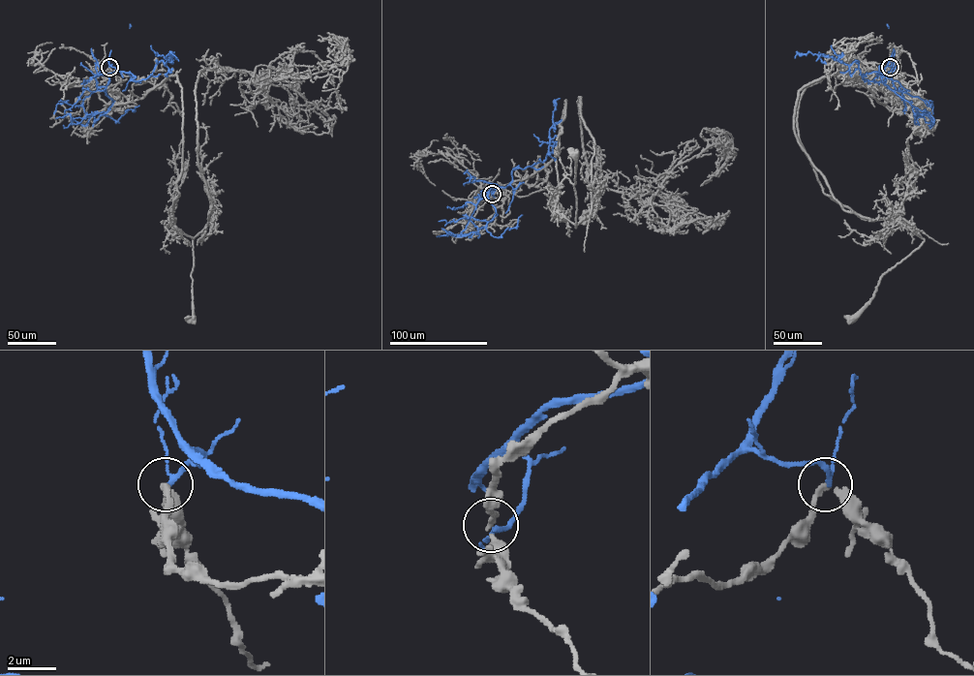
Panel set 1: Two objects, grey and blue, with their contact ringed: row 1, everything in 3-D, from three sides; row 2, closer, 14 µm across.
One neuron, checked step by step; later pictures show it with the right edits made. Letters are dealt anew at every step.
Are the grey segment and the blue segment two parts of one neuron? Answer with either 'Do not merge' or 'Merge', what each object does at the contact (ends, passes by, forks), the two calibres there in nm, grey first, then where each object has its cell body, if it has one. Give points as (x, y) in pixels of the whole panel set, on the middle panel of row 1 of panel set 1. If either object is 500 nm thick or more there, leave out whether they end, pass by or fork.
Do not merge. At the ring grey passes by. At the ring blue passes by. Thickness 180 nm (grey) against 140 nm. Soma of grey: (575, 155). Soma of blue: none

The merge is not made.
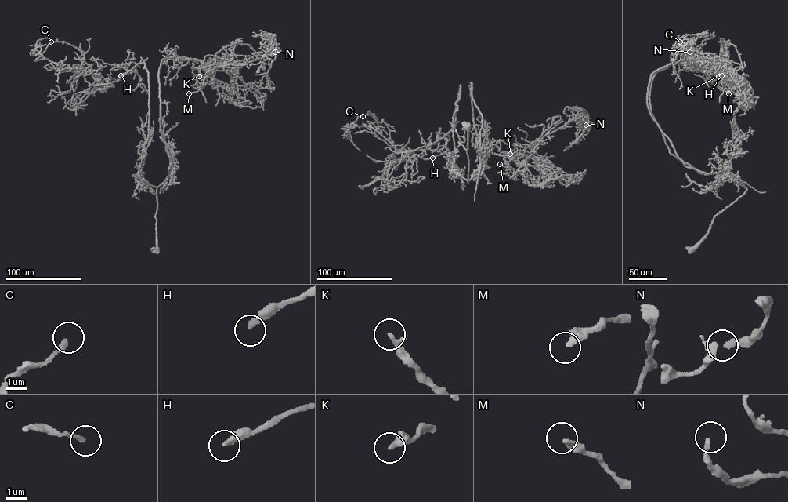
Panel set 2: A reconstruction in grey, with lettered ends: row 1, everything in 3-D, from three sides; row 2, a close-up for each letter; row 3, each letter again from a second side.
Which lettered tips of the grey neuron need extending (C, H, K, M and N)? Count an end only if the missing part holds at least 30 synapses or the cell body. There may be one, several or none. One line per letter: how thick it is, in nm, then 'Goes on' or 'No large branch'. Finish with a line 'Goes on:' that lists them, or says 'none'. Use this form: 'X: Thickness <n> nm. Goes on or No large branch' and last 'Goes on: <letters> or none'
C: Thickness 200 nm. No large branch
H: Thickness 280 nm. Goes on
K: Thickness 240 nm. No large branch
M: Thickness 320 nm. No large branch
N: Thickness 240 nm. No large branch
Goes on: H

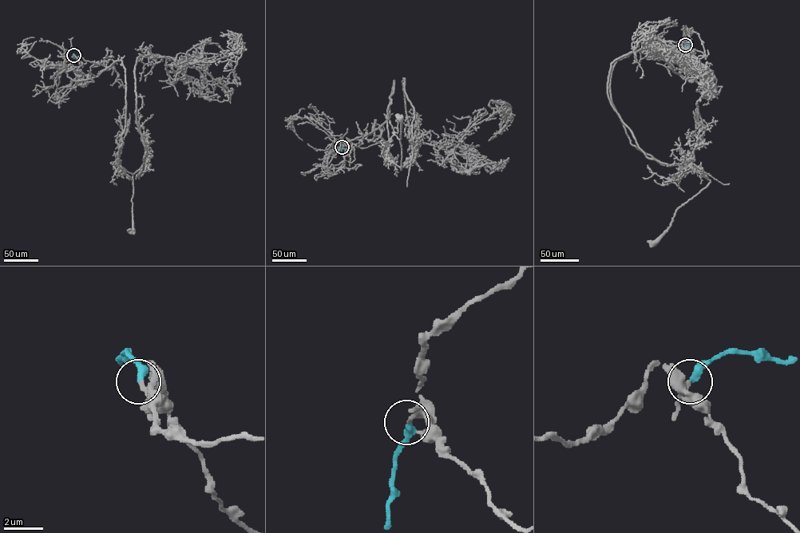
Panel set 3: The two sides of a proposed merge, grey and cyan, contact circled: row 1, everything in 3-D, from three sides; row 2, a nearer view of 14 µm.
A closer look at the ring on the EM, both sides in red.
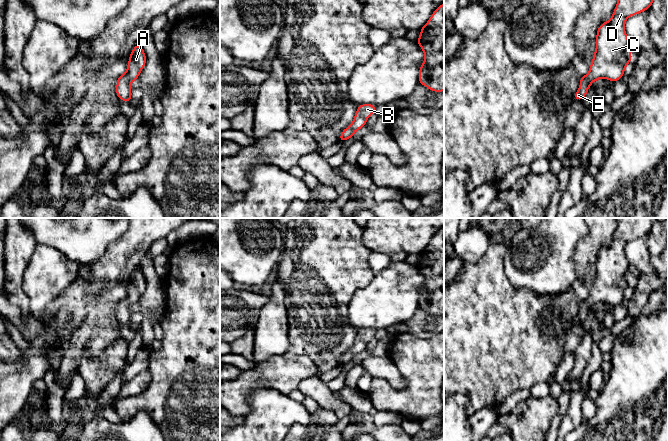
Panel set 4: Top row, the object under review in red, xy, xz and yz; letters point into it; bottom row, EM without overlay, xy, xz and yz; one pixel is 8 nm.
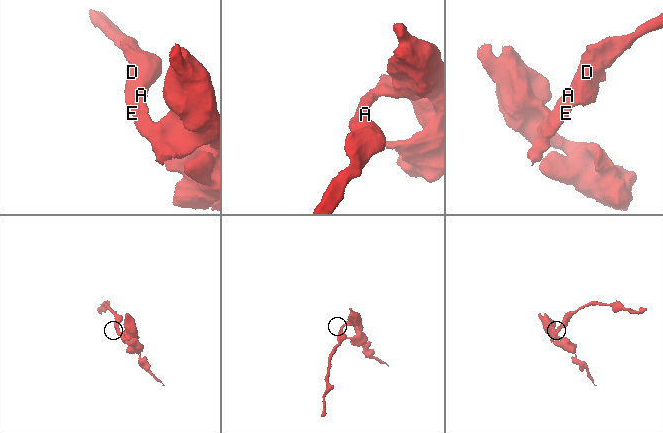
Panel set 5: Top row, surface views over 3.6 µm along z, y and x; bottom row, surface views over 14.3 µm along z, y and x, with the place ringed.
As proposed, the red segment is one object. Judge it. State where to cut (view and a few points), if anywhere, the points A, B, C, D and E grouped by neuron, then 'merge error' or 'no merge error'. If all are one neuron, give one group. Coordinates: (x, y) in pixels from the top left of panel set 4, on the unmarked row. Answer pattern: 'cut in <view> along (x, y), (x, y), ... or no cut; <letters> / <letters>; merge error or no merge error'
no cut; A B C D E; no merge error

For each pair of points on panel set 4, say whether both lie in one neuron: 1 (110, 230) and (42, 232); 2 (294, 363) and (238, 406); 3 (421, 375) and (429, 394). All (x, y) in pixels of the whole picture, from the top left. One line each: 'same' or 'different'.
1: same
2: same
3: same

